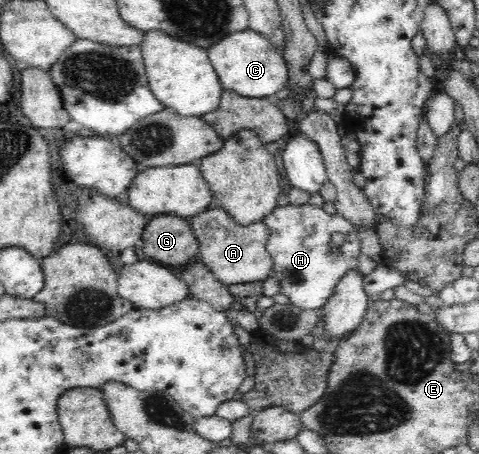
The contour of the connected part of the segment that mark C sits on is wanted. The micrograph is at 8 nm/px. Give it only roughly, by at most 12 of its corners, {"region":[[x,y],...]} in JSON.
{"region":[[250,27],[208,54],[225,91],[273,99],[288,88],[283,51]]}

